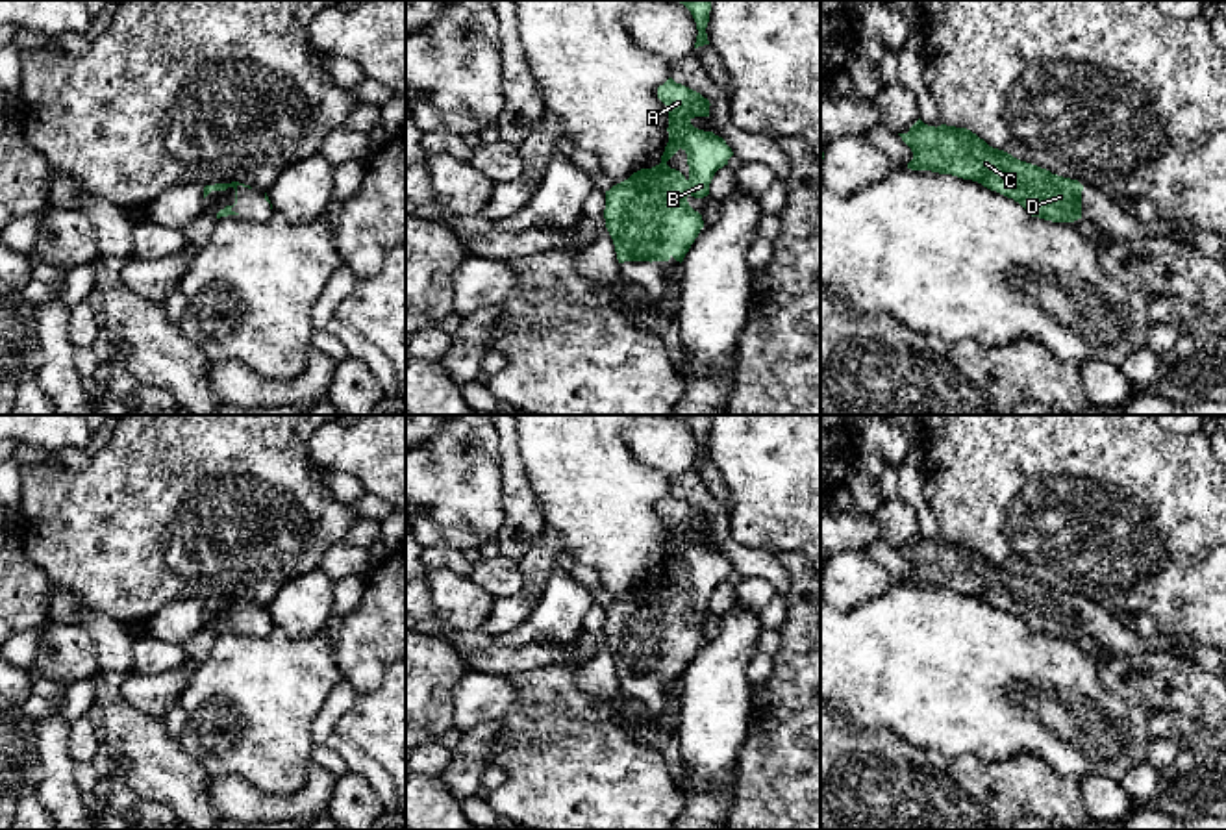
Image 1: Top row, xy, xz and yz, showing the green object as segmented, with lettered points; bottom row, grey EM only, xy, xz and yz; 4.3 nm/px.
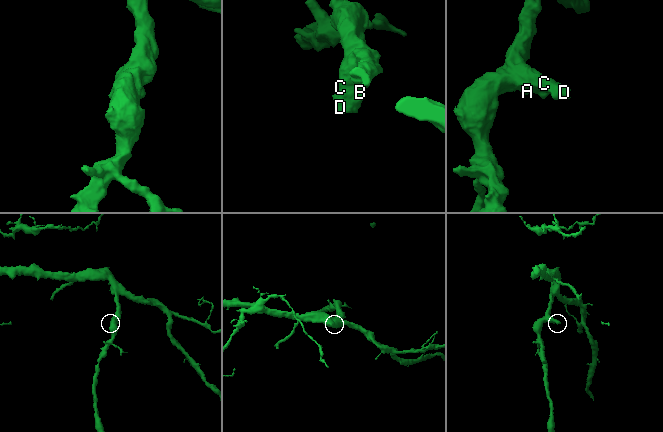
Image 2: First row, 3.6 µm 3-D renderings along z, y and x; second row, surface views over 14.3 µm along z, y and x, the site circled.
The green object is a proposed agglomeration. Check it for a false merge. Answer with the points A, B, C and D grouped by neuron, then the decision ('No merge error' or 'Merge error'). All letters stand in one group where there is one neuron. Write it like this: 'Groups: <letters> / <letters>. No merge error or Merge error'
Groups: A B C D. No merge error

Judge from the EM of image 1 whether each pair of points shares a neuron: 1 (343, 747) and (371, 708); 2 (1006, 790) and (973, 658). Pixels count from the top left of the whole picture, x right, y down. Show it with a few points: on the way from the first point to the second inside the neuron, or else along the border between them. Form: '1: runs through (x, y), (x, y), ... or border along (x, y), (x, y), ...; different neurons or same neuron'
1: border along (356, 695), (336, 729), (382, 766); different neurons
2: border along (956, 756), (1006, 760), (1036, 754), (1043, 760); different neurons

